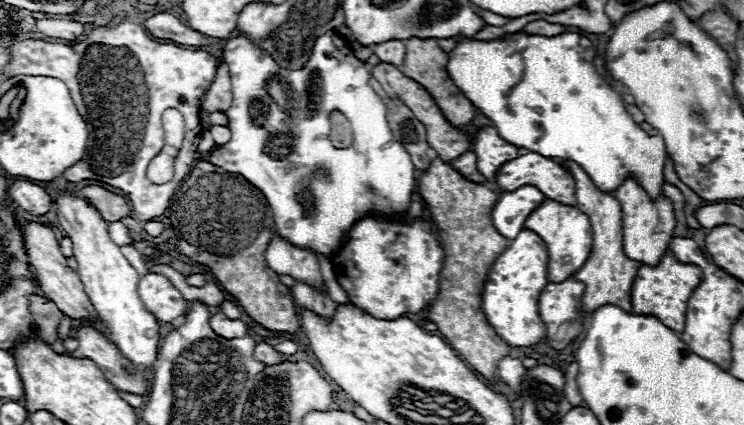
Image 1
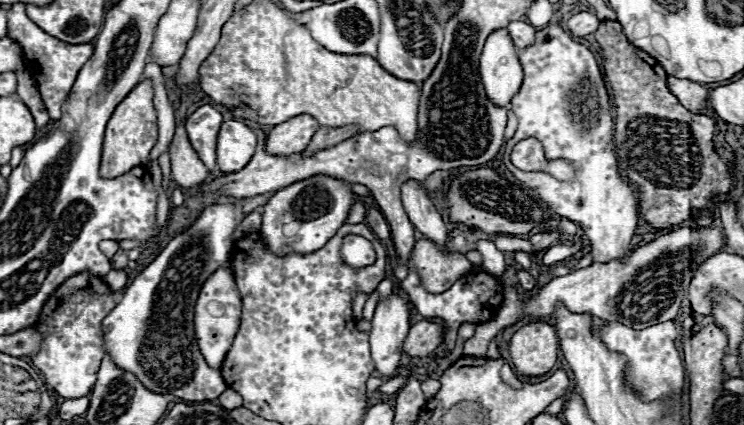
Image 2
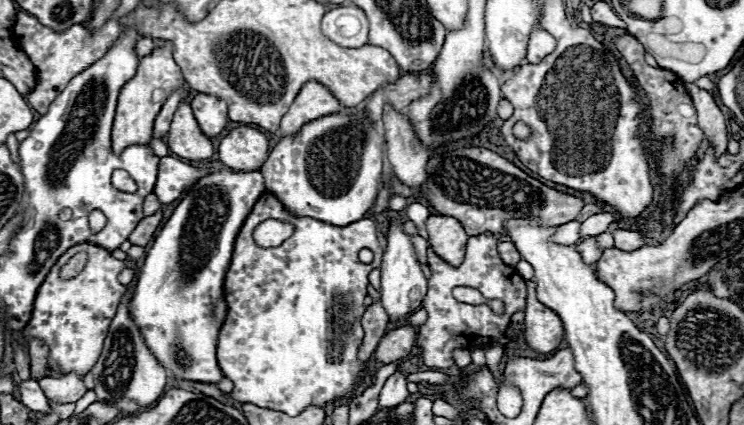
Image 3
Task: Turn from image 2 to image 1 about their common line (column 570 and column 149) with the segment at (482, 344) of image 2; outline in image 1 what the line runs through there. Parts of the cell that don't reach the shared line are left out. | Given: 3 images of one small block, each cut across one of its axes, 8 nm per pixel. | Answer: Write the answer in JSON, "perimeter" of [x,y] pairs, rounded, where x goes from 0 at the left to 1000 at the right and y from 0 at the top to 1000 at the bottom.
{"perimeter":[[[194,645],[185,659],[183,687],[194,711],[196,729],[204,734],[215,758],[234,758],[253,729],[253,711],[247,706],[247,696],[218,645]]]}

